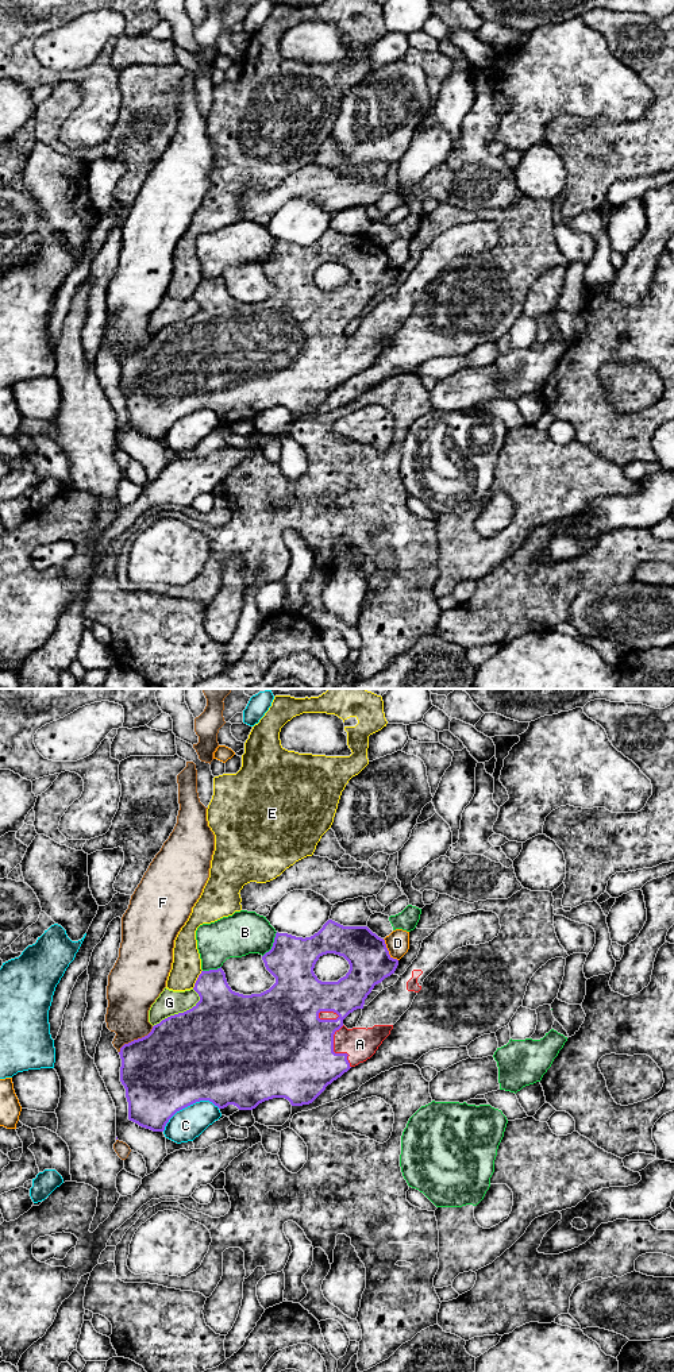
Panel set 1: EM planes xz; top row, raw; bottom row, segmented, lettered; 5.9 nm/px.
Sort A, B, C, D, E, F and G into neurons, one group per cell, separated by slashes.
A / B / C / D / E / F / G

